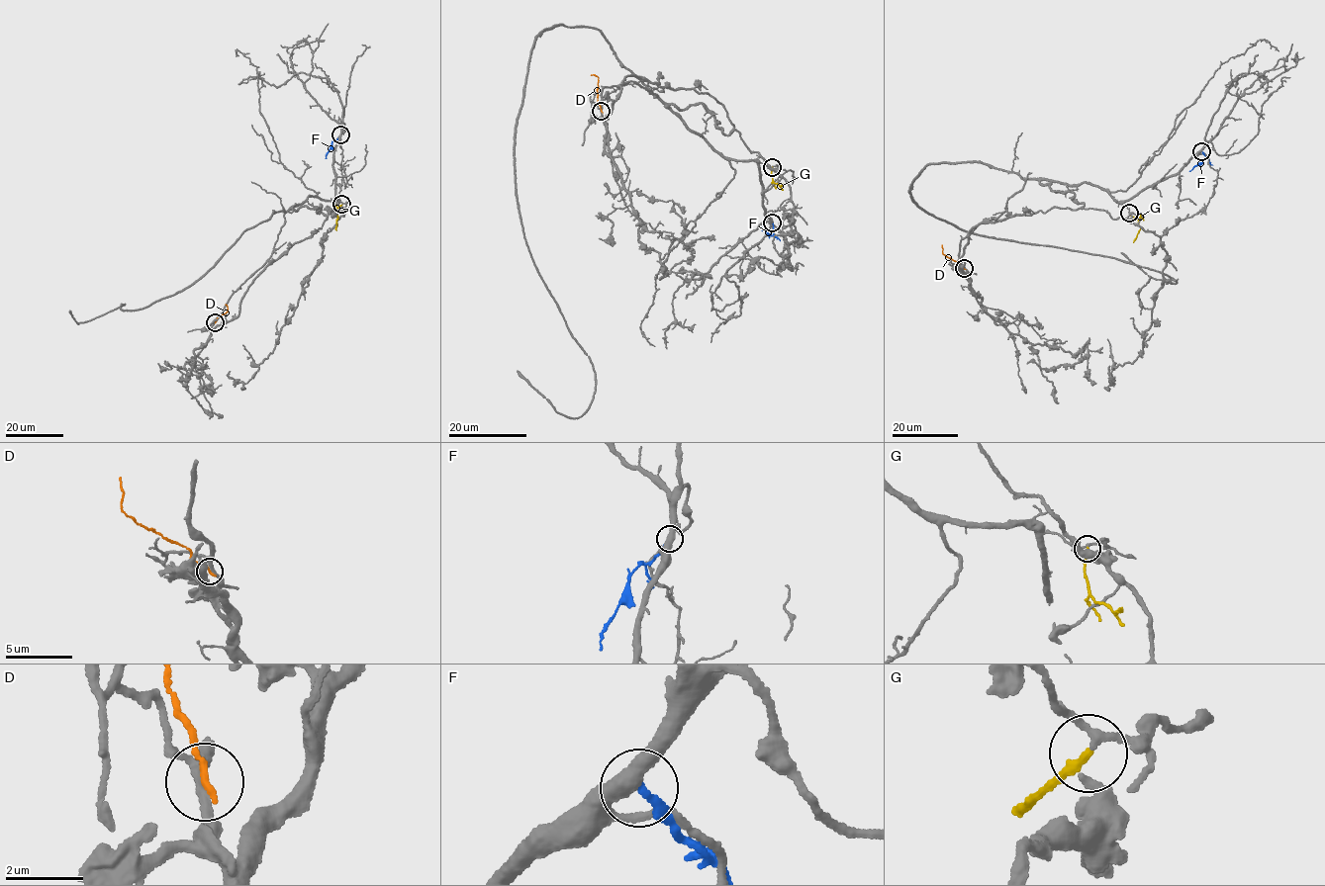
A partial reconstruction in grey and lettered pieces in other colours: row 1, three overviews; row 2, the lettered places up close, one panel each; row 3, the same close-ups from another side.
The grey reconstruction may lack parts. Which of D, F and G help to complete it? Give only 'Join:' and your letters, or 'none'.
Join: G

